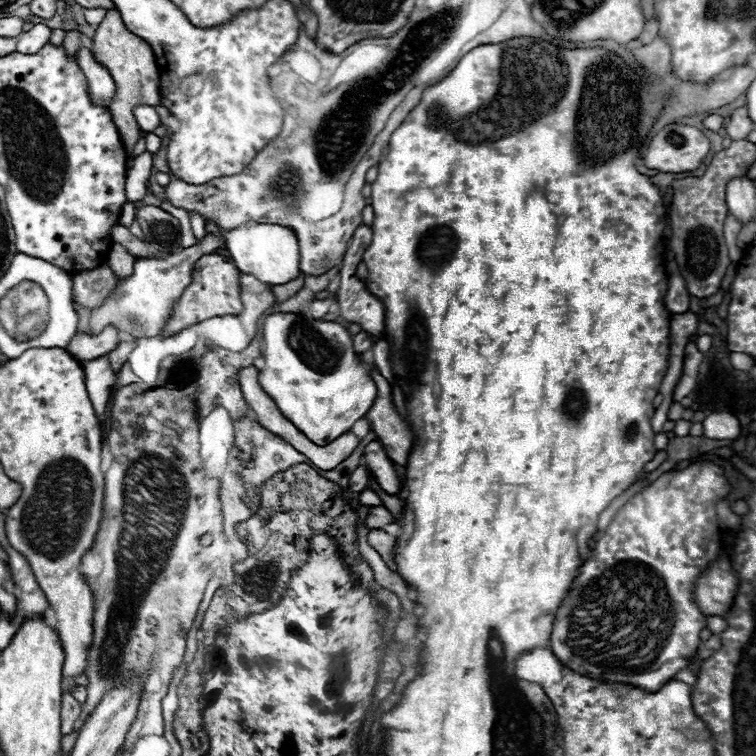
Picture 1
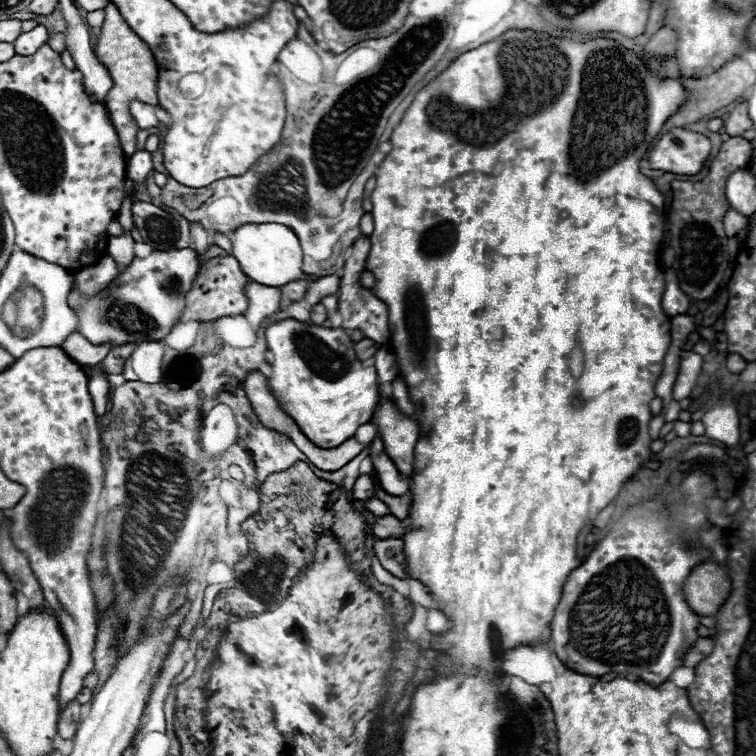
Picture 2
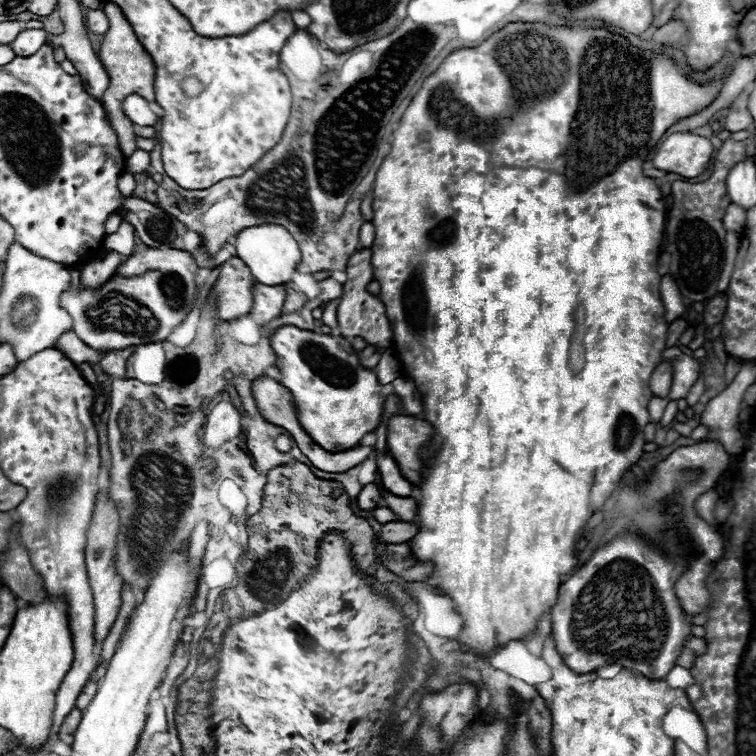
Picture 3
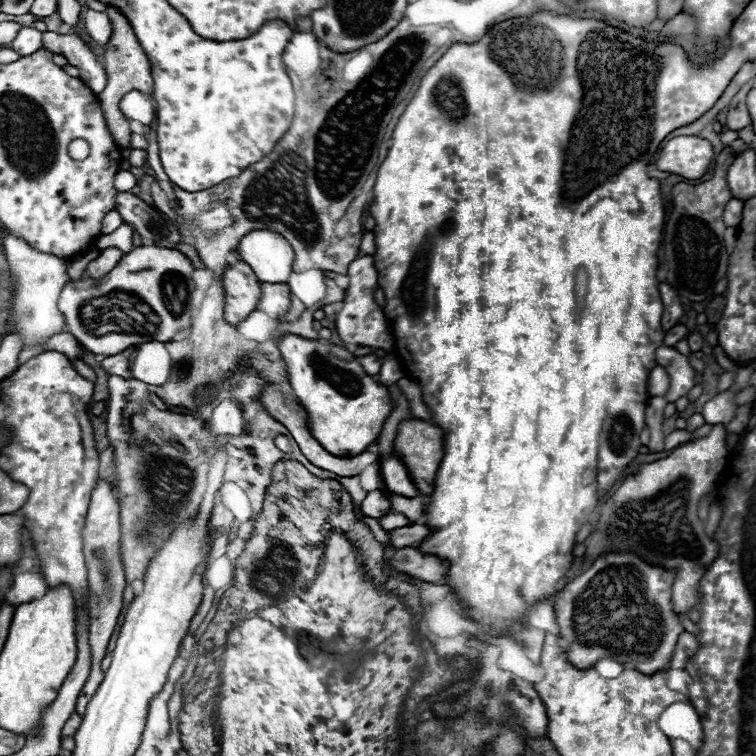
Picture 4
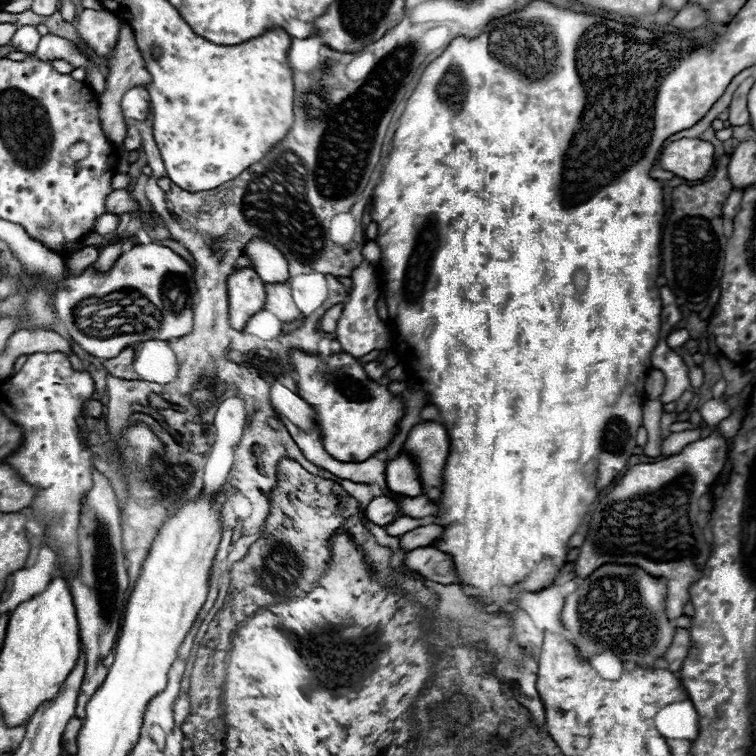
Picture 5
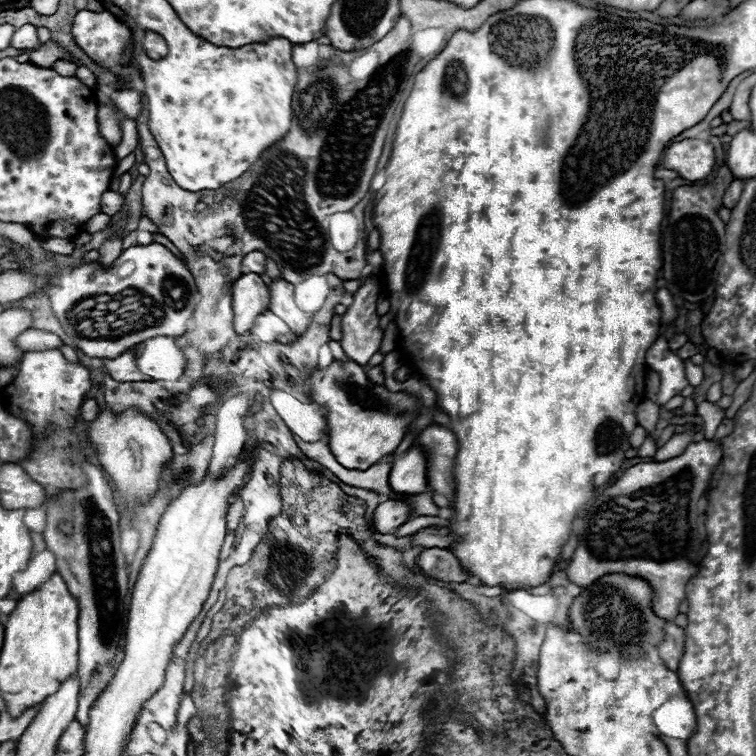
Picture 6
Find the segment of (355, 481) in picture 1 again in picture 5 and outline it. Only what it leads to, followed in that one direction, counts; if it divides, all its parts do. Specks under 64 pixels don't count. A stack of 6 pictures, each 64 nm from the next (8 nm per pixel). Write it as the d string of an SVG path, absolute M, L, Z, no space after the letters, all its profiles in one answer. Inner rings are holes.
M376 496L376 498L372 498L370 504L364 510L364 516L368 520L372 520L374 524L382 526L382 528L388 522L392 522L396 518L396 514L398 514L398 504L392 498L388 498L388 496Z

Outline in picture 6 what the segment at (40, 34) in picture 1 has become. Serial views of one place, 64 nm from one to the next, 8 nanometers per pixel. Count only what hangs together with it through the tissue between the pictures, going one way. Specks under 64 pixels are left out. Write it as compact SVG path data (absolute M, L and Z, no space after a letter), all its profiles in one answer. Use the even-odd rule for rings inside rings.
M24 24L20 28L16 28L12 40L10 40L10 46L18 48L18 50L36 50L38 48L38 34L36 34L36 26L32 24Z

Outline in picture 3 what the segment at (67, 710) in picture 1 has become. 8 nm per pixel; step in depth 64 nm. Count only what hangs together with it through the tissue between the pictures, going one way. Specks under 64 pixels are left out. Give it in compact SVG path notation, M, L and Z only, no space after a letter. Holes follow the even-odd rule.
M74 706L74 710L70 710L70 714L64 718L64 722L62 722L62 726L60 726L60 738L62 738L66 744L72 742L72 736L74 736L74 732L76 732L80 720L82 720L82 710L78 710L78 708Z

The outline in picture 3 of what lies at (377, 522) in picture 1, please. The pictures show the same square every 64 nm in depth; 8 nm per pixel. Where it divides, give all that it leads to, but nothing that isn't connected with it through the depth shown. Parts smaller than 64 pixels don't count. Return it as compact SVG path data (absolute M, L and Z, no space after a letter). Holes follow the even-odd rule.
M386 522L382 524L382 530L378 534L378 540L380 542L392 542L392 544L398 544L398 542L408 542L410 538L414 538L414 534L418 532L418 526L410 524L410 522Z

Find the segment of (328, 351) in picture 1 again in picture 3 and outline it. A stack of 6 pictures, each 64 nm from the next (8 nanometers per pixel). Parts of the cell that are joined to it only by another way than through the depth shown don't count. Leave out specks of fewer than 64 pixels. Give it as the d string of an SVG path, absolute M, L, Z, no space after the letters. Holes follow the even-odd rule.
M280 326L270 336L280 370L278 382L292 394L300 426L318 446L330 452L356 446L366 432L380 424L384 410L376 372L360 366L356 352L352 348L346 350L344 342L344 336L318 334L298 326Z

